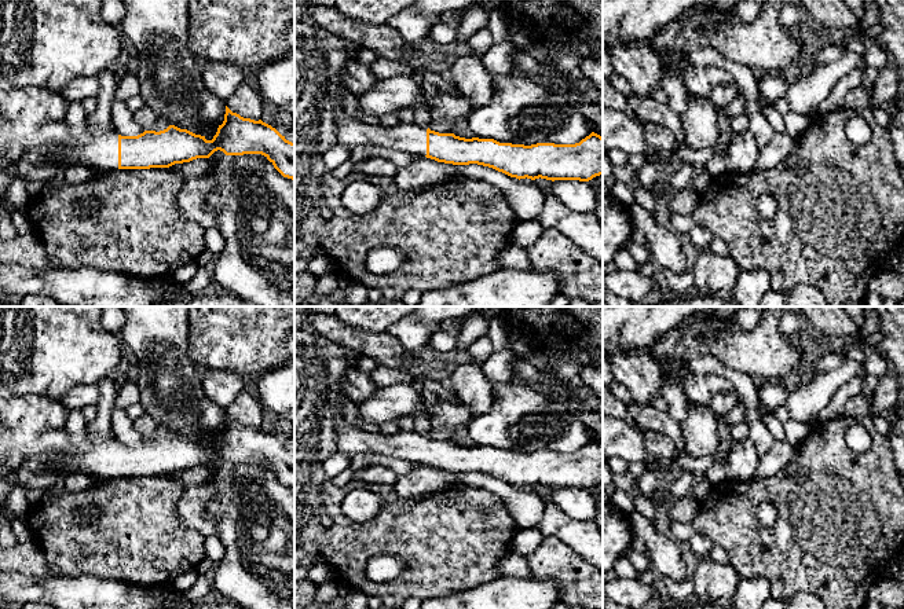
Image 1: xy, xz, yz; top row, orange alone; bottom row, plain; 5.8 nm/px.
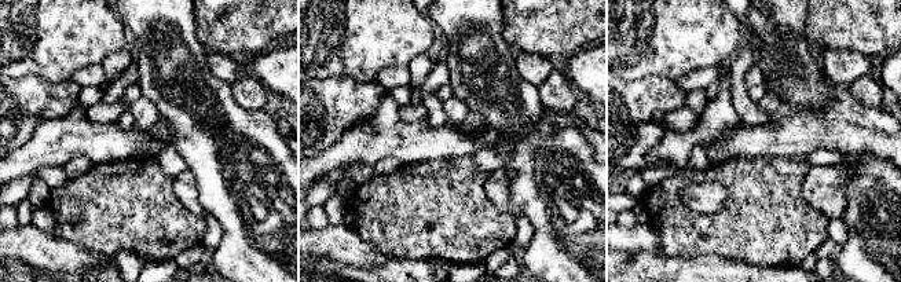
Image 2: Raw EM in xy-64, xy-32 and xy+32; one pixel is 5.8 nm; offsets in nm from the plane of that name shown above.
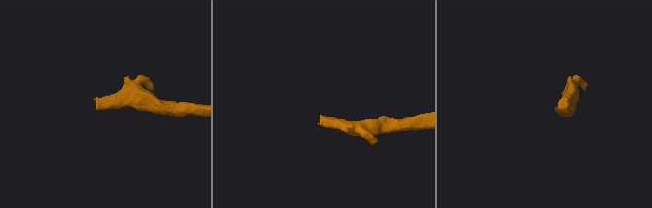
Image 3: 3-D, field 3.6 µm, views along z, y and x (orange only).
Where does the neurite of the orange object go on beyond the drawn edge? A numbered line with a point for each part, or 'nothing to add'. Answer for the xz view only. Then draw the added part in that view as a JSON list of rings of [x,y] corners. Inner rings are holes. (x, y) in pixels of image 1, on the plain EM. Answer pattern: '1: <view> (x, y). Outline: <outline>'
1: xz (409, 446). Outline: [[[345,418],[337,425],[336,451],[347,455],[377,454],[418,465],[427,463],[427,437],[413,432],[394,436],[370,433],[354,426]]]

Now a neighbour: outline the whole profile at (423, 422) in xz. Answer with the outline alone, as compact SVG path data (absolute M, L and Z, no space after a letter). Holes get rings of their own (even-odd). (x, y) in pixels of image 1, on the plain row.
M428 415L416 417L414 430L421 436L428 437L431 432L431 418Z

